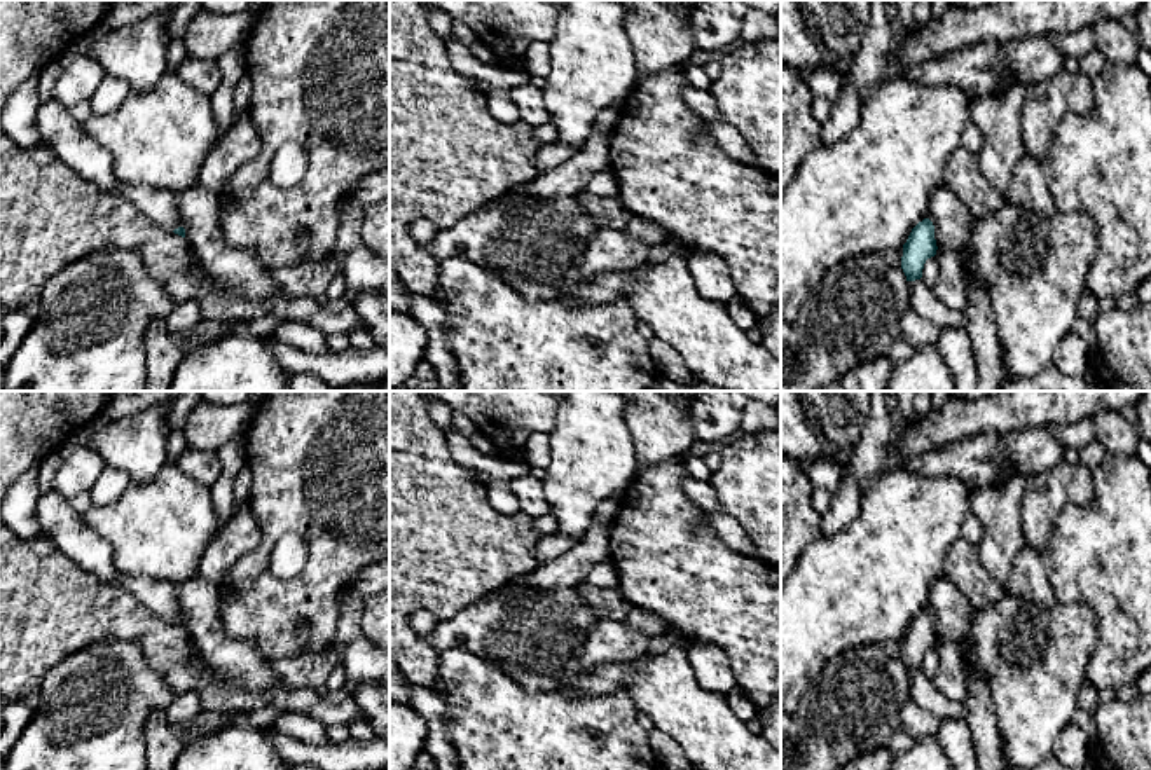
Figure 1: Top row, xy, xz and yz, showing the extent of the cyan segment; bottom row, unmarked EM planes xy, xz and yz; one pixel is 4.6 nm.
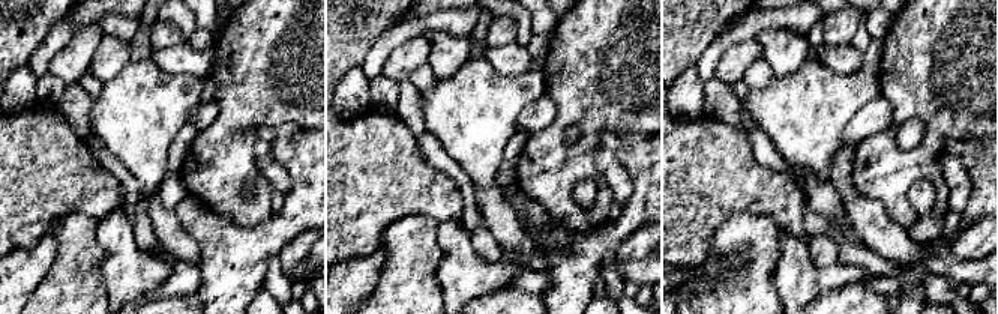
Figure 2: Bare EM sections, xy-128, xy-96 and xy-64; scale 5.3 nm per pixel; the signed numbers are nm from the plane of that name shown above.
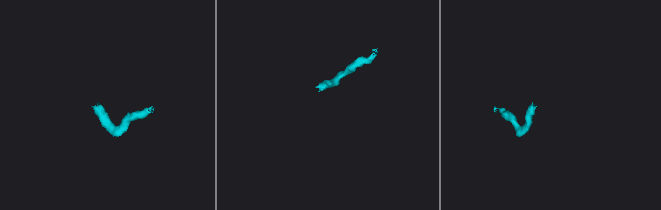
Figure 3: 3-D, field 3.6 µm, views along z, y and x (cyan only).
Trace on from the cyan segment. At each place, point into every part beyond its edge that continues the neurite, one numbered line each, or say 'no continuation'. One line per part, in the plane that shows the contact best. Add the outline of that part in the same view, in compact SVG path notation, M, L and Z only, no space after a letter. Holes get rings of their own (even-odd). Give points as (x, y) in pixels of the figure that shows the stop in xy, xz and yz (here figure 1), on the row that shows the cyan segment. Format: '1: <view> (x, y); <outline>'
1: xy (158, 205); M121 185L121 194L133 201L155 225L168 230L182 227L175 196L148 185Z

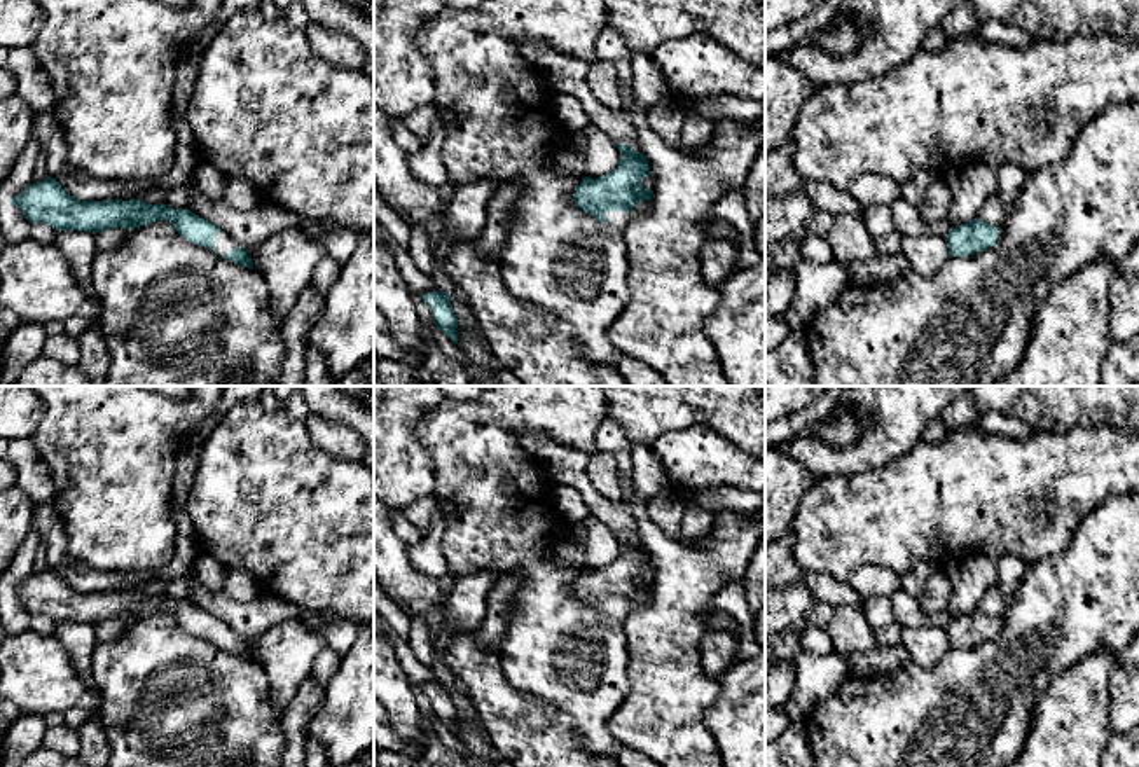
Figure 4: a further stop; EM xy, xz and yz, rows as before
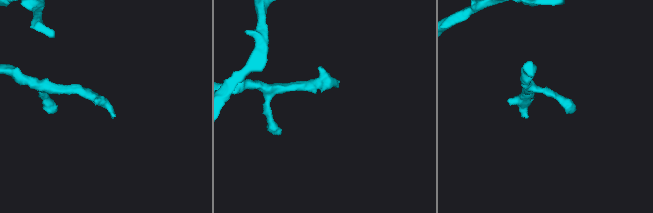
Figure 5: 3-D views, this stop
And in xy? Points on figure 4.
1: xy (224, 241); M218 227L217 239L213 243L213 250L225 257L229 250L239 248L239 243L224 229Z

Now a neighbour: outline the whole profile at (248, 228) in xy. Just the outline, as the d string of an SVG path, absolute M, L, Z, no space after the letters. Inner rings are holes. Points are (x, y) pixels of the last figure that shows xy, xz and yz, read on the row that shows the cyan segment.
M190 180L189 185L192 189L192 201L187 210L227 231L239 243L239 246L248 248L260 245L271 234L283 232L286 229L299 229L307 234L307 220L293 211L271 203L262 203L253 210L239 211L229 206L225 201L211 203L197 190L194 180Z

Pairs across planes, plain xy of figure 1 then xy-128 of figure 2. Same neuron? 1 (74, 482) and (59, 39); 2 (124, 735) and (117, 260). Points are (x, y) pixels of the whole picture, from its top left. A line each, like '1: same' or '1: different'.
1: different
2: different

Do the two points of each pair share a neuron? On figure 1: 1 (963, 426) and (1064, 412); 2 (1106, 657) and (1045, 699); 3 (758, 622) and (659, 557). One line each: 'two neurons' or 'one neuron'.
1: one neuron
2: two neurons
3: one neuron

